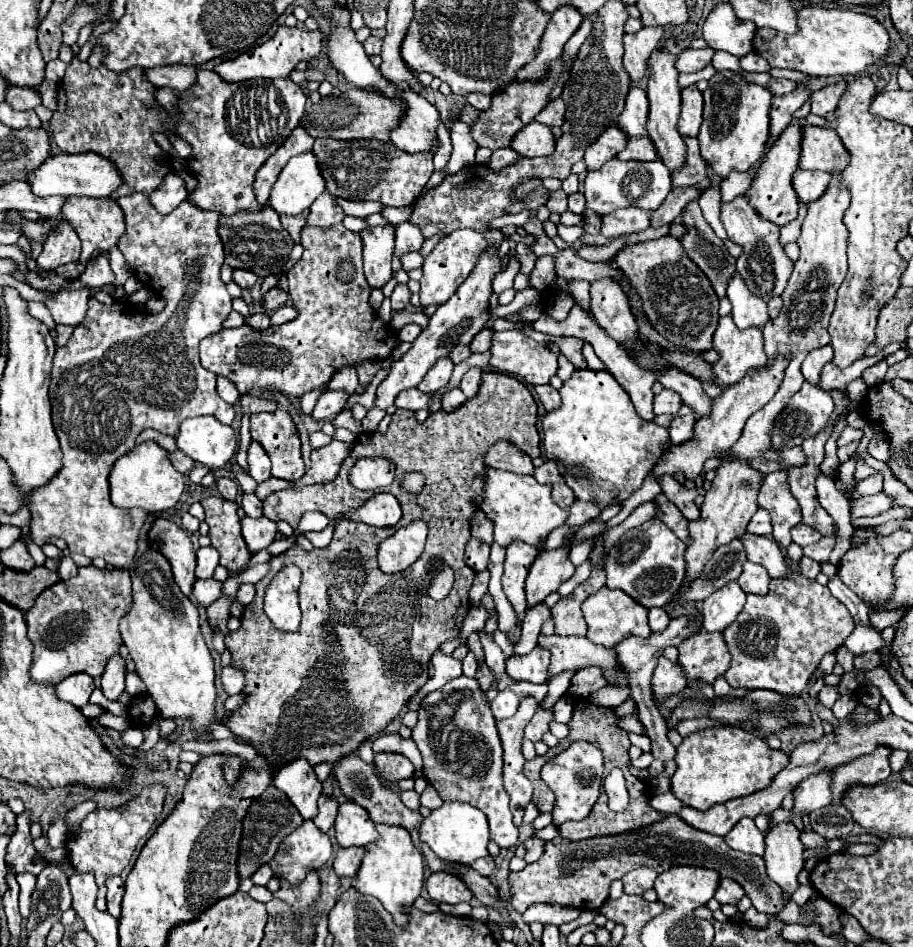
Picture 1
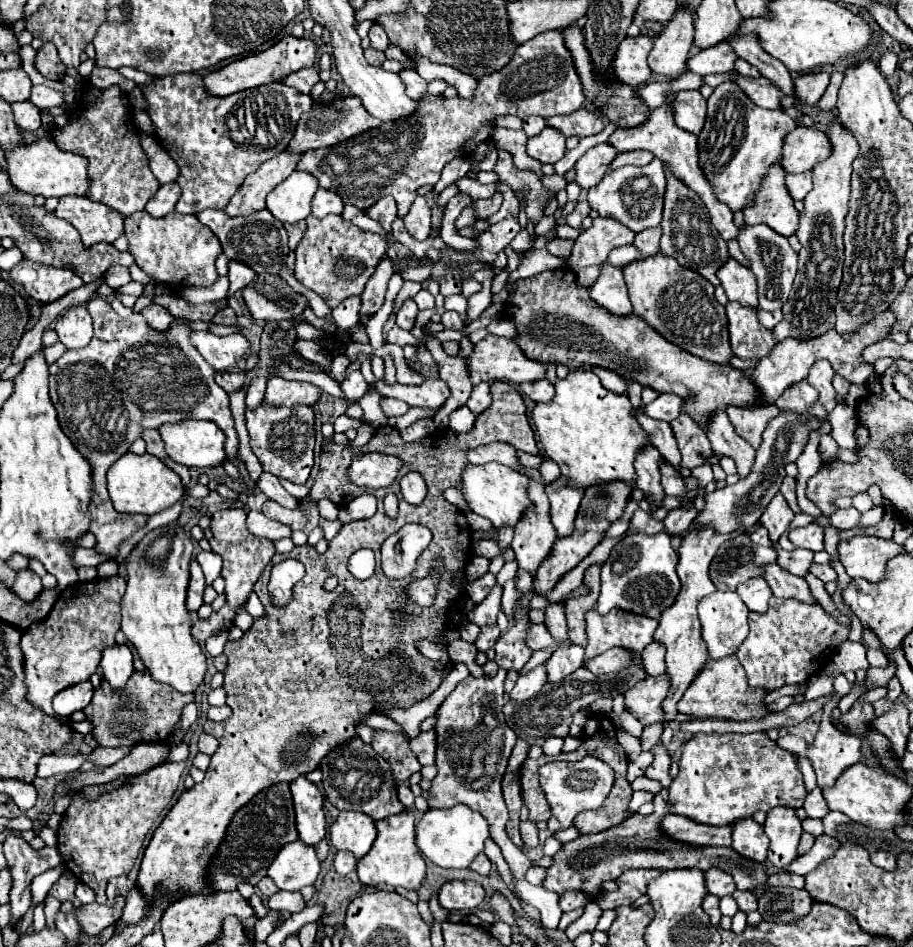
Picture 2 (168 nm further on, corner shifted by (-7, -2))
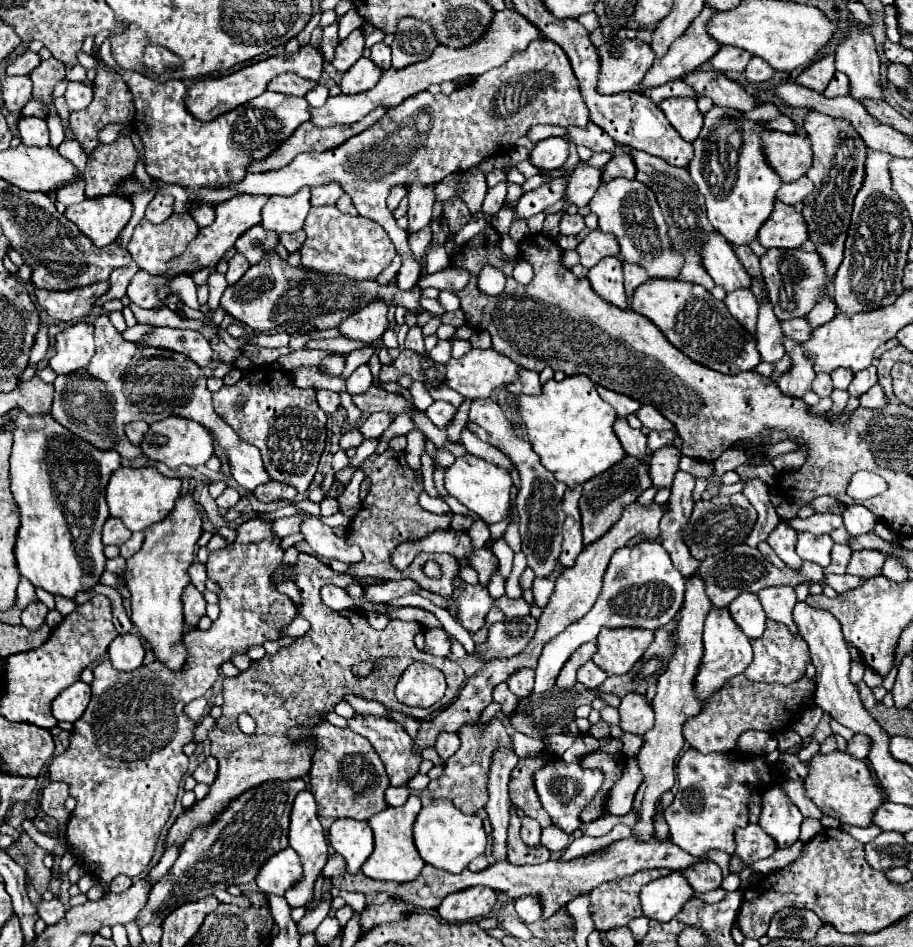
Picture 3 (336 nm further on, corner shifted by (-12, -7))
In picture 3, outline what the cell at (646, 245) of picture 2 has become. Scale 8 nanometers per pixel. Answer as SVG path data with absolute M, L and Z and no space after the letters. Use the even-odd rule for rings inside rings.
M623 262L623 272L625 272L625 292L627 292L627 296L631 296L631 292L649 278L647 272L643 272L643 268L639 268L639 264Z

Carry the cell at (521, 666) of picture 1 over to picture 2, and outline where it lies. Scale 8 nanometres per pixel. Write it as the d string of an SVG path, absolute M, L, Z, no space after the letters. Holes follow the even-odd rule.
M570 645L570 647L560 647L552 653L552 657L546 661L548 669L548 681L560 681L574 673L578 667L584 663L584 647L580 645Z

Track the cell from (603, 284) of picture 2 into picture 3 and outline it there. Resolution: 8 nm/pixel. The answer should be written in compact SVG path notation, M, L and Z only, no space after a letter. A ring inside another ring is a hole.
M615 256L603 258L599 264L595 264L589 270L589 282L595 290L597 296L607 300L609 304L617 308L629 308L625 288L623 288L623 270L621 270L621 260Z

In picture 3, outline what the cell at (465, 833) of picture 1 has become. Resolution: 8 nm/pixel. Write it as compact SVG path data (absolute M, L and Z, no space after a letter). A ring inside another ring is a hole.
M435 800L429 806L421 808L415 820L415 826L413 826L413 838L415 838L415 846L421 858L427 864L453 872L453 874L463 872L473 858L485 852L485 846L487 846L487 834L483 830L483 820L475 814L467 816L459 812L449 800Z

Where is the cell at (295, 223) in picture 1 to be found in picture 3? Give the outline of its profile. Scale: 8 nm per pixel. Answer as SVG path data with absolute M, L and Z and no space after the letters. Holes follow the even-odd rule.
M299 230L299 232L295 232L295 234L281 234L279 240L281 240L281 244L283 244L289 252L297 252L297 250L303 246L305 232Z

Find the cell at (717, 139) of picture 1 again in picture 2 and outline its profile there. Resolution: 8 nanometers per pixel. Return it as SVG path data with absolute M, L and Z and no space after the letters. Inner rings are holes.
M734 83L718 85L708 99L706 123L698 135L698 163L706 181L712 185L716 199L720 203L726 203L734 213L744 211L746 207L752 207L764 175L774 163L782 159L782 135L786 135L786 131L792 131L794 125L796 121L790 119L780 109L770 111L770 109L754 107L754 103L750 103L750 99L746 99L746 95L742 95L742 91L734 87Z

